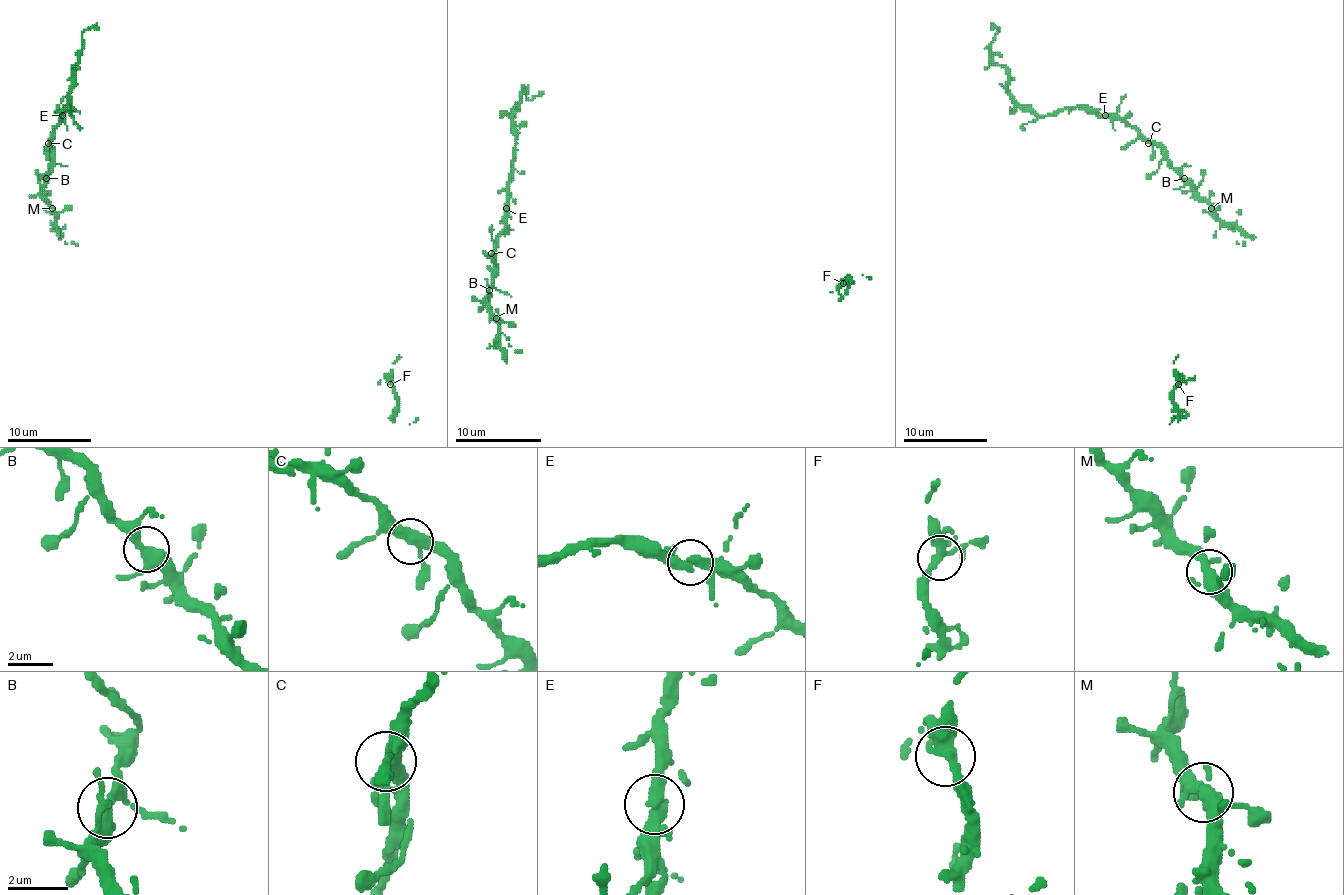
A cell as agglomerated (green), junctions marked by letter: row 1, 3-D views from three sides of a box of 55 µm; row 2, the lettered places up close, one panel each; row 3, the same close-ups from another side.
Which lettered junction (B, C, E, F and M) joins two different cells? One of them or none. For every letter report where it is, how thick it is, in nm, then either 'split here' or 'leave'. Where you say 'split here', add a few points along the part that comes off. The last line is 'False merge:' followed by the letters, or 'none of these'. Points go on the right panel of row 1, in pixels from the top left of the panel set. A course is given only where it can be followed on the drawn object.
B: at (1184, 178); 340 nm thick; leave
C: at (1148, 143); 360 nm thick; leave
E: at (1105, 115); 320 nm thick; leave
F: at (1178, 384); 320 nm thick; leave
M: at (1211, 208); 320 nm thick; leave
False merge: none of these

